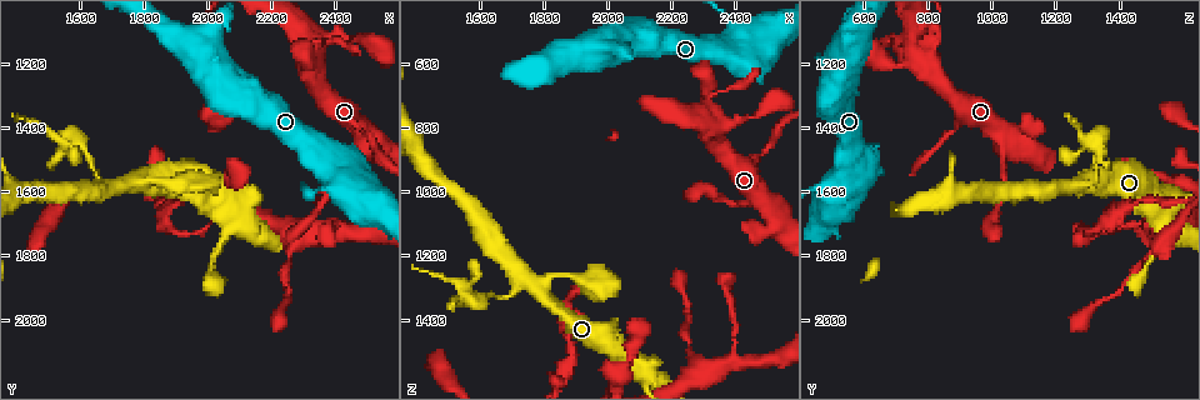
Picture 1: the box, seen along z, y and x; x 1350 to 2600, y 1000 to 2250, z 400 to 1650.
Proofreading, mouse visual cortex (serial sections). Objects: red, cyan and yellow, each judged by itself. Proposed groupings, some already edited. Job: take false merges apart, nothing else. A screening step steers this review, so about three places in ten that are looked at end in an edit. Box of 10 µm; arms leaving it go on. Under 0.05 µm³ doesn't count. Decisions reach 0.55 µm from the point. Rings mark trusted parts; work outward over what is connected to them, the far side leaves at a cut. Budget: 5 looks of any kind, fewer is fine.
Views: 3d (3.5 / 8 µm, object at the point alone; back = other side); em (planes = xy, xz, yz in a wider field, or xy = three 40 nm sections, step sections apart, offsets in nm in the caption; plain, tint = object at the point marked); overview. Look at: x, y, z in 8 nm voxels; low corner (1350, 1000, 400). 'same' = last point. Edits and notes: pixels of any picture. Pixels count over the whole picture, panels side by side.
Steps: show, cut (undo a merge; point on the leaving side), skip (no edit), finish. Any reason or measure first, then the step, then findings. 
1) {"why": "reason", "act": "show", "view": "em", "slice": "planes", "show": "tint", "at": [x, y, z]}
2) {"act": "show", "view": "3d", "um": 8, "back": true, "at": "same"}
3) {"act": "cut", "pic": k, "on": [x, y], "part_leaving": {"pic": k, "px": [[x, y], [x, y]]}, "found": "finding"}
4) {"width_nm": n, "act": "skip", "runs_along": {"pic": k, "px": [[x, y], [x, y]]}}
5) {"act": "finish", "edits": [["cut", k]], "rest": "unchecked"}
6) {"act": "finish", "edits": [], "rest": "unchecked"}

{"why": "sudden change in width", "act": "show", "view": "3d", "um": 3.5, "at": [1670, 1570, 1330]}

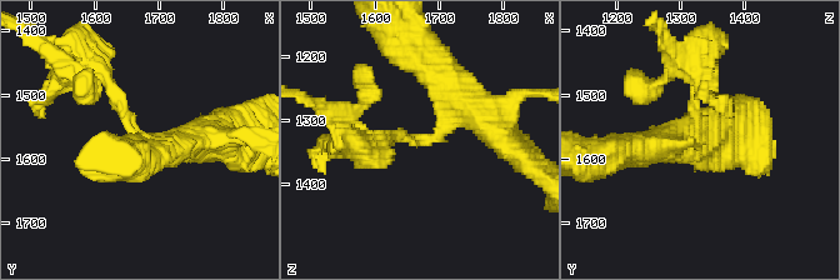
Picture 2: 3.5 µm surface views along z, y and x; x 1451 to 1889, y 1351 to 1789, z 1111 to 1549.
{"arm_widths_nm": [150, 500], "why": "need the tissue", "act": "show", "view": "em", "slice": "xy", "step": 2, "show": "tint", "at": [1680, 1565, 1330]}

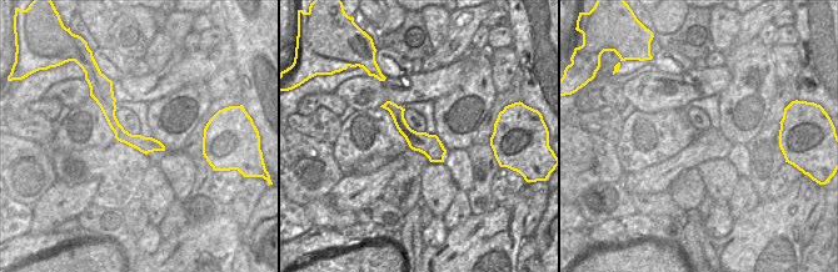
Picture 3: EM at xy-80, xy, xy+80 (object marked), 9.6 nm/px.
{"act": "skip", "runs_along": {"pic": 2, "px": [[209, 138], [140, 138], [98, 69]]}, "found": "continuous, no second cell"}

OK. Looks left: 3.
{"why": "four-way junction", "act": "show", "view": "3d", "um": 3.5, "at": [2060, 1670, 1530]}

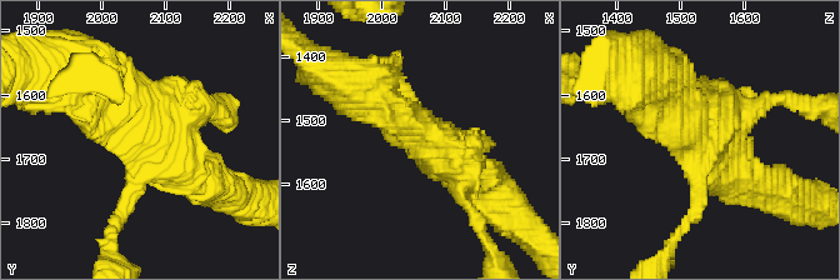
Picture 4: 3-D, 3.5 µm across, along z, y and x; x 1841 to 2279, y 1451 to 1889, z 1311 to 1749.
{"arms": 4, "arm_widths_nm": [250, 300, 500, 600], "why": "shape alone is not enough", "act": "show", "view": "em", "slice": "planes", "show": "tint", "at": [2060, 1665, 1520]}

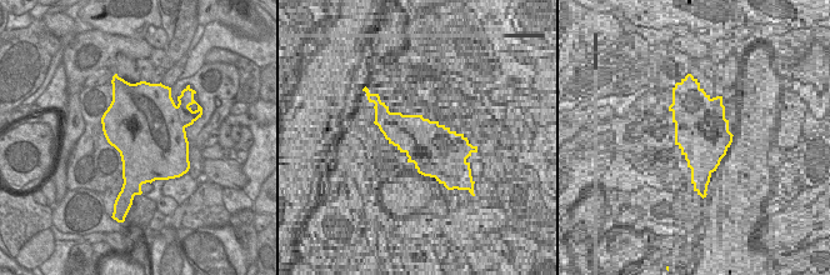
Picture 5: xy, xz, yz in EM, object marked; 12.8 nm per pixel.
{"why": "cut it another way", "act": "show", "view": "em", "slice": "xy", "step": 3, "show": "tint", "at": "same"}

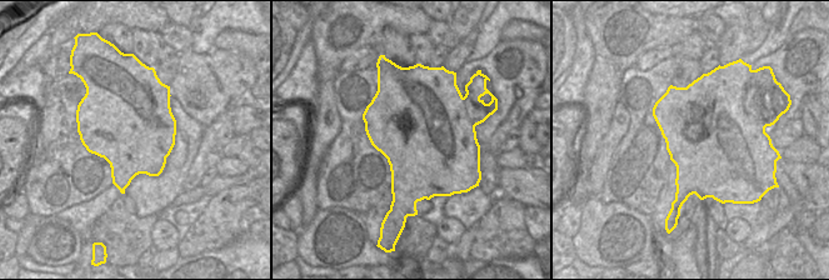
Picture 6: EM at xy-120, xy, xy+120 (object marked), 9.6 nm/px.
{"act": "skip", "runs_along": {"pic": 4, "px": [[83, 74], [114, 85], [186, 170]]}, "found": "all the same cell"}

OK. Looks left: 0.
{"act": "finish", "edits": [], "rest": "unchecked"}

